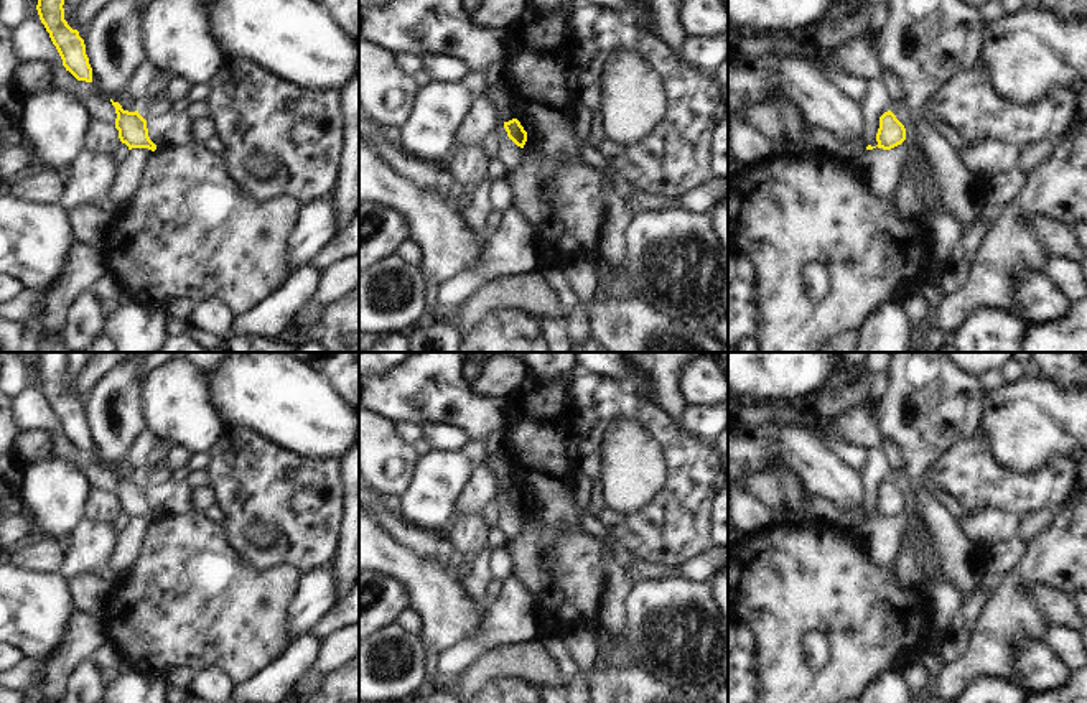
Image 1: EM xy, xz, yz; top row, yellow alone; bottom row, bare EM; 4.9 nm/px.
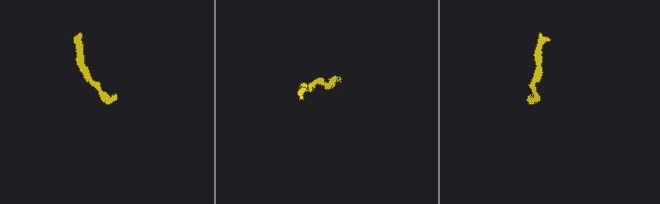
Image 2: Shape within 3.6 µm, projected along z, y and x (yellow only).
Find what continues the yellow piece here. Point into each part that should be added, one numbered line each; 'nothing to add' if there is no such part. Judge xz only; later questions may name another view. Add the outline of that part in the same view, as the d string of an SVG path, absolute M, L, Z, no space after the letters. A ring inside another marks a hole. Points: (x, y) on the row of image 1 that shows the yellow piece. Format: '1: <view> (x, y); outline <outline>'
nothing to add

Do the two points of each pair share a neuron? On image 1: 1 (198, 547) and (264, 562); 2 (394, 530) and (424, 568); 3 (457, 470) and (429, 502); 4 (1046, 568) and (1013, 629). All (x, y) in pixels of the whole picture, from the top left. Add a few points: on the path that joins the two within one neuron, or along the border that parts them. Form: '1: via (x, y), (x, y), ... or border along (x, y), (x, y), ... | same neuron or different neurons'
1: border along (221, 526), (242, 562), (272, 568) | different neurons
2: border along (377, 522), (392, 539), (435, 558), (442, 565) | different neurons
3: via (448, 478), (432, 494) | same neuron
4: via (1028, 572), (1013, 586), (1013, 611) | same neuron

